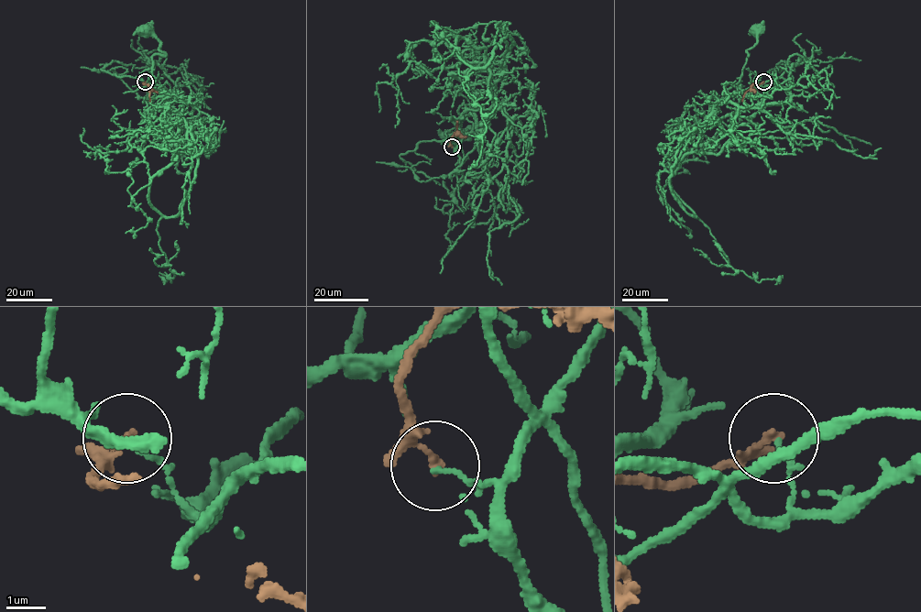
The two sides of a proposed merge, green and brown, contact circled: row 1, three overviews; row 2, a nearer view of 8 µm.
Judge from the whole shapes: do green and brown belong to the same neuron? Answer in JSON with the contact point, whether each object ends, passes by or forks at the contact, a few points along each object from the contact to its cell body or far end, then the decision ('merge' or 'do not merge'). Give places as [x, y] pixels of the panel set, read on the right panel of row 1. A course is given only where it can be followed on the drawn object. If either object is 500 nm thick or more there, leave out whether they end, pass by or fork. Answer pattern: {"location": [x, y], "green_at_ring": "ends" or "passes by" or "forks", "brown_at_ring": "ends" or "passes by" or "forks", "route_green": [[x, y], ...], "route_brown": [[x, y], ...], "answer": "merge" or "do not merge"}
{"location": [763, 81], "green_at_ring": "ends", "brown_at_ring": "ends", "route_green": [[764, 81], [764, 86], [754, 83], [744, 92], [718, 100], [740, 80], [747, 52], [756, 43], [758, 32]], "route_brown": [[763, 81], [753, 84], [742, 101]], "answer": "do not merge"}

